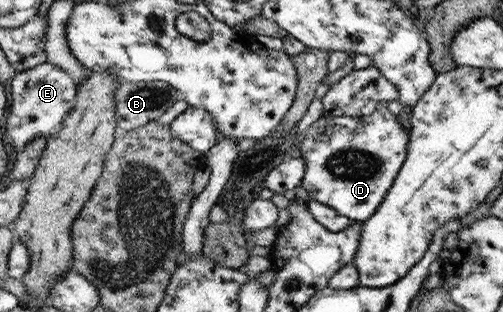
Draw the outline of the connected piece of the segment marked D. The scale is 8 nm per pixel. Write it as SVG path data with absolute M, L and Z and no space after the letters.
M382 101L376 110L363 117L331 117L322 115L303 134L299 145L305 162L305 171L300 186L309 193L312 200L338 210L351 220L366 220L373 216L385 199L406 158L407 144L410 141L409 126L404 127L391 109L391 104Z

